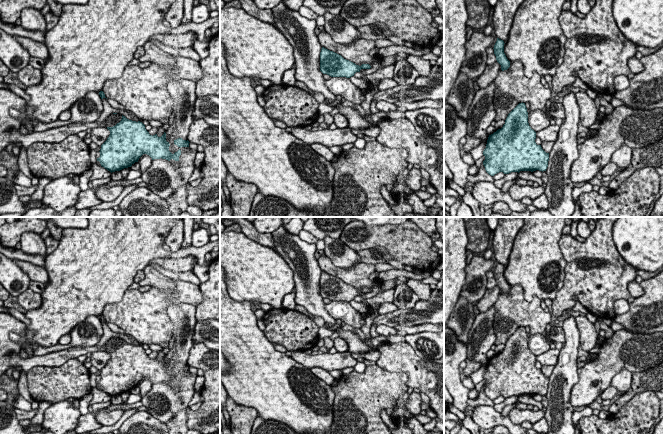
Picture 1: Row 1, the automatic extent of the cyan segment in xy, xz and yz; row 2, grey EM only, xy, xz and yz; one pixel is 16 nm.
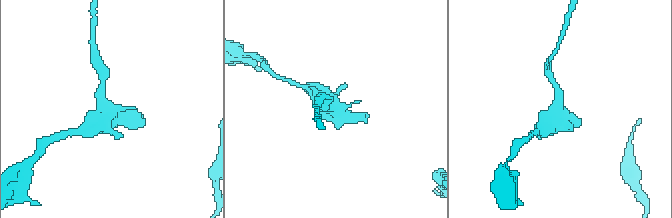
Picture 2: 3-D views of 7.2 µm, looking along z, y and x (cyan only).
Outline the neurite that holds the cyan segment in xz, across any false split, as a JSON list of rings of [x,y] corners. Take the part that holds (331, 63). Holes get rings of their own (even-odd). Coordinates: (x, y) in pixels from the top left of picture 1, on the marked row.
[[[322,47],[320,52],[320,71],[331,77],[346,77],[354,76],[361,69],[370,69],[369,64],[361,66],[344,59],[341,55]]]

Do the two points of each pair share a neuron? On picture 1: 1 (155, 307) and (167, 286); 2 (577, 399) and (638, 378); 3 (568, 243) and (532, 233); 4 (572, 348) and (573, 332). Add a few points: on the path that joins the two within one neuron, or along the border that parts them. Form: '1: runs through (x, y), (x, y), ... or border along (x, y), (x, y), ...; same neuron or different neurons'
1: border along (151, 286), (159, 289), (167, 296); different neurons
2: border along (652, 367), (632, 373); different neurons
3: border along (561, 234), (559, 247), (566, 262), (565, 264); different neurons
4: runs through (572, 344), (572, 336); same neuron

